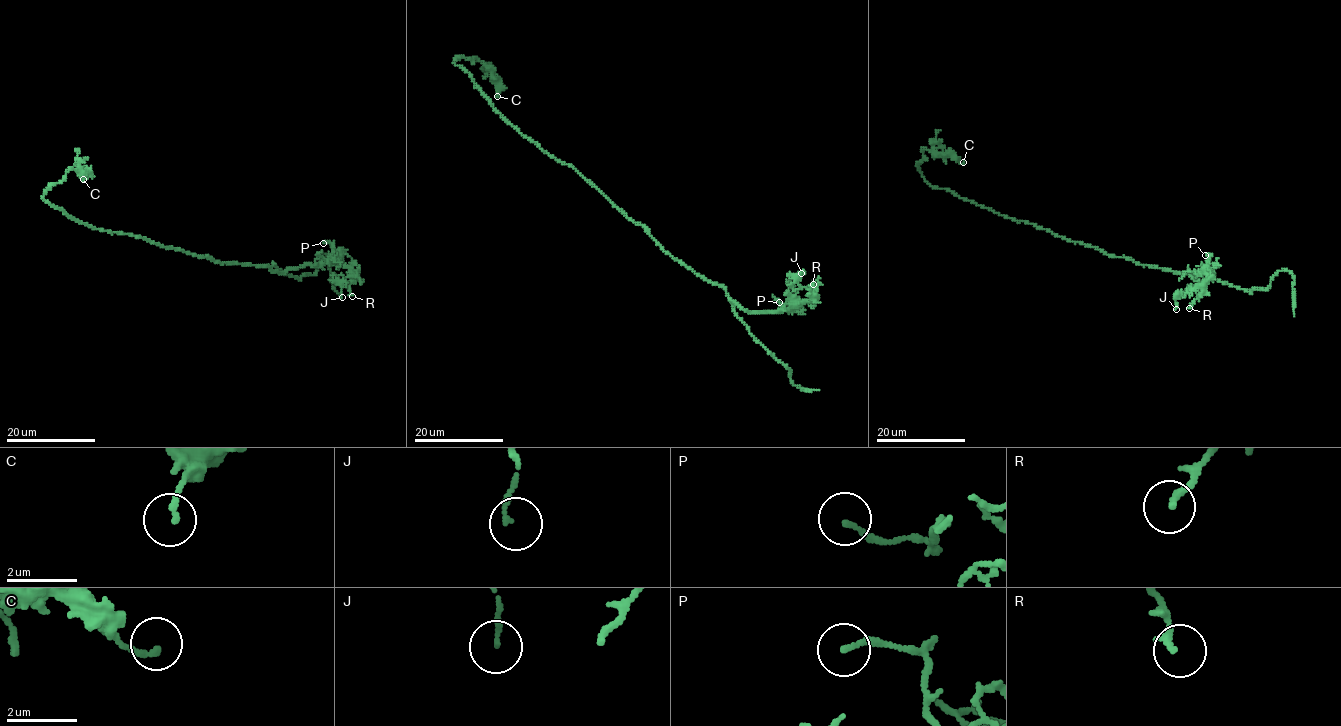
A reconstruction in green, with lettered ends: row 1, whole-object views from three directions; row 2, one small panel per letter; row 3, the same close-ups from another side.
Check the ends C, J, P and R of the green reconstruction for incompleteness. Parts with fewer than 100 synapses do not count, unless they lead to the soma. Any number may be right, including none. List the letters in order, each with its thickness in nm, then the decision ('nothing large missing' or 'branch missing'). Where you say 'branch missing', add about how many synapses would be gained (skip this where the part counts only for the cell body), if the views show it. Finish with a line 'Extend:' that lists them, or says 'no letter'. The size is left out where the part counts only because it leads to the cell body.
C: calibre 170 nm; nothing large missing
J: calibre 140 nm; nothing large missing
P: calibre 130 nm; nothing large missing
R: calibre 200 nm; nothing large missing
Extend: no letter

